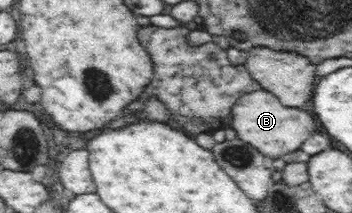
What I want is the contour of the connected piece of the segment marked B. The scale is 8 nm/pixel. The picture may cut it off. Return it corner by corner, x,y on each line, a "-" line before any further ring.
261,89
261,91
253,91
249,95
243,95
237,101
237,107
233,107
231,127
237,133
237,138
274,160
290,151
299,149
301,143
305,139
309,139
309,135
317,129
317,123
315,123
313,115
309,115
301,109
283,107
273,93

